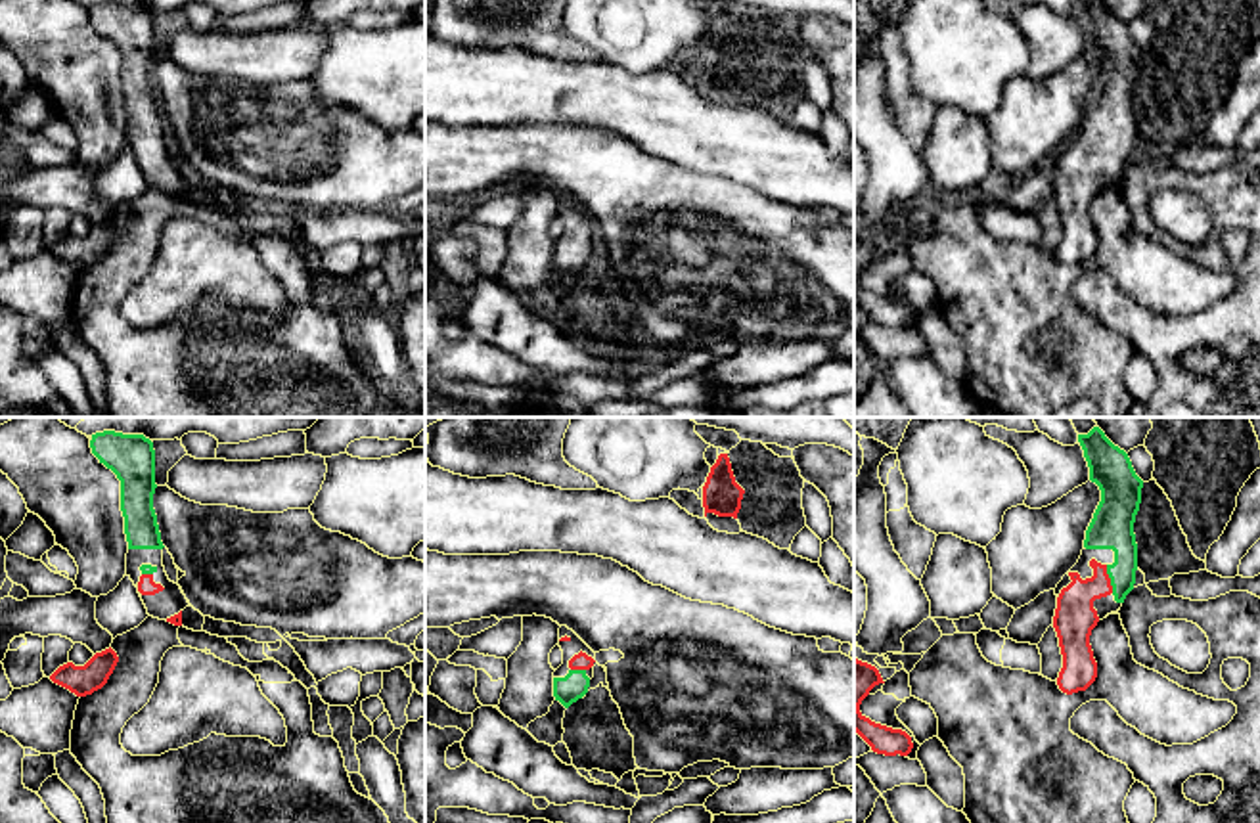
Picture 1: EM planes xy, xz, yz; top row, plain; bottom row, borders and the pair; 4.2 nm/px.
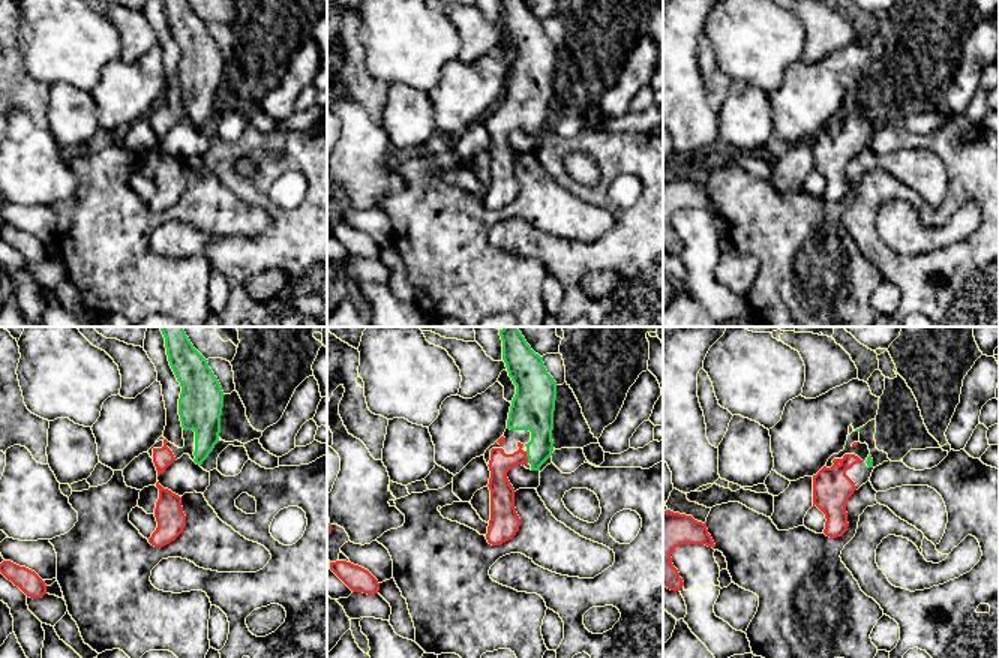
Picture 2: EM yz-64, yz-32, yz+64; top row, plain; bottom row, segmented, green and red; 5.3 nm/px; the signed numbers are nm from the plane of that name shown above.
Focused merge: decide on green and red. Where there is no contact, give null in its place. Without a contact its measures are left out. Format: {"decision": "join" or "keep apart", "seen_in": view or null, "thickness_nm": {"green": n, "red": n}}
{"decision": "join", "seen_in": "yz", "thickness_nm": {"green": 180, "red": 180}}

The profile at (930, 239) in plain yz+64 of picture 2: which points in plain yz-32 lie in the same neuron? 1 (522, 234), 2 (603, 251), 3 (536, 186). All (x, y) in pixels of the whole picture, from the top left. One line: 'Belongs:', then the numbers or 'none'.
Belongs: 3

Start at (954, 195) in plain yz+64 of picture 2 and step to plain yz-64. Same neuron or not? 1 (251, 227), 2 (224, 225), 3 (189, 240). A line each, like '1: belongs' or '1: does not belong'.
1: does not belong
2: does not belong
3: belongs

